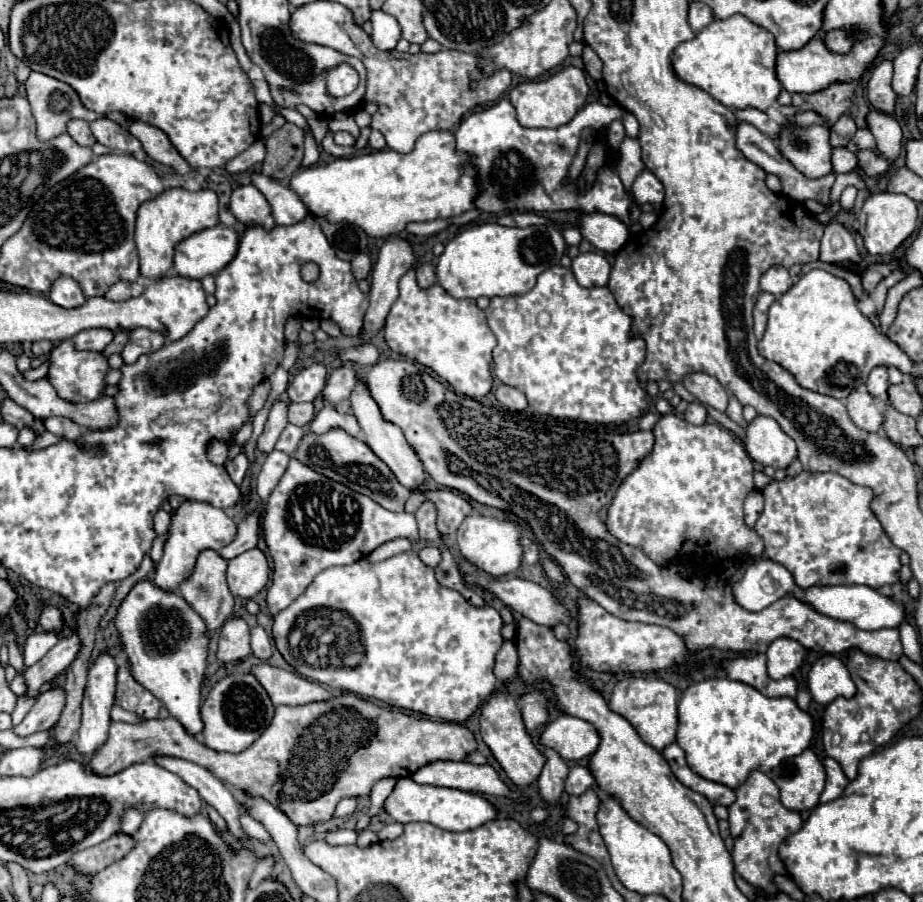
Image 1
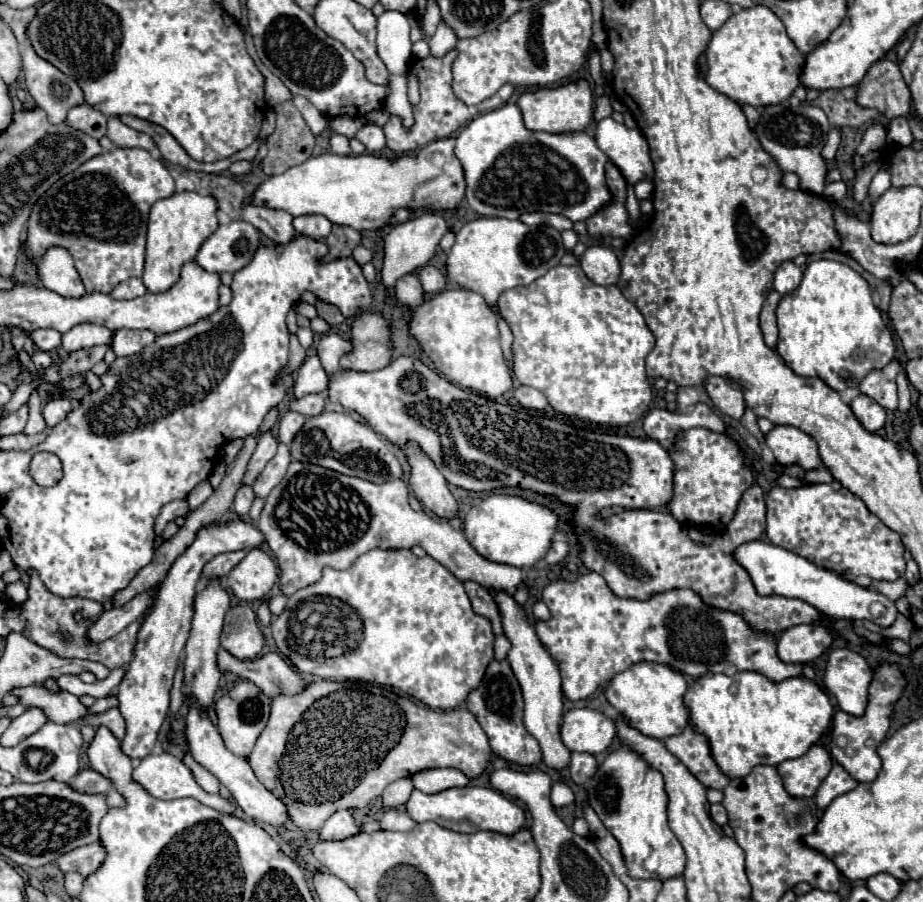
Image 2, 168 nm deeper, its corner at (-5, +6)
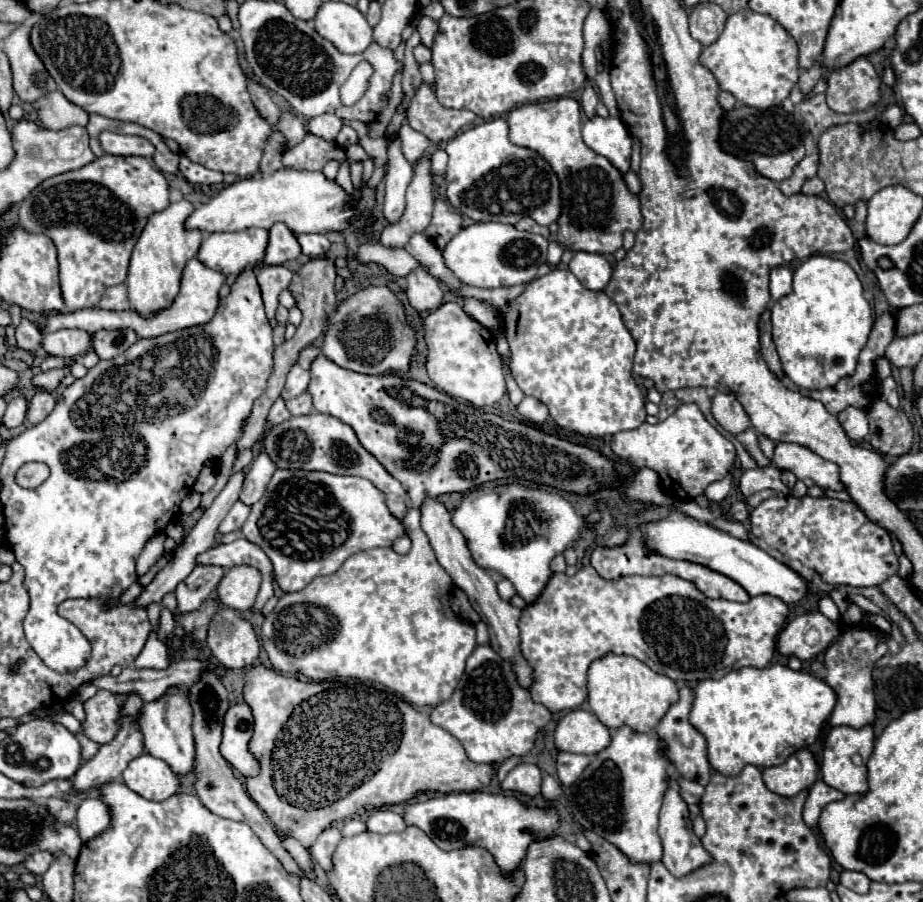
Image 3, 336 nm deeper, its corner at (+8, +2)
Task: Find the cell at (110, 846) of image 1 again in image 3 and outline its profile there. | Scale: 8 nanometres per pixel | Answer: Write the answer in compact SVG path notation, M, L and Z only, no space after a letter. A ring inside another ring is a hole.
M42 850L30 854L30 858L26 858L26 862L22 862L22 866L32 874L44 874L50 864L52 864L52 854L42 852Z

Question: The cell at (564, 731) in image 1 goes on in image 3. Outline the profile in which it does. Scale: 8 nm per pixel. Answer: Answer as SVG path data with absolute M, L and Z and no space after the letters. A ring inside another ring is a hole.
M586 710L568 712L556 726L554 744L558 750L574 754L598 754L610 744L610 730Z

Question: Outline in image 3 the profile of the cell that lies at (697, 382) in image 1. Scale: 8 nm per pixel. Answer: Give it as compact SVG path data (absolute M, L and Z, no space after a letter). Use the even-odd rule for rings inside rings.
M716 394L712 400L712 414L716 422L732 434L740 434L750 428L750 418L734 394Z

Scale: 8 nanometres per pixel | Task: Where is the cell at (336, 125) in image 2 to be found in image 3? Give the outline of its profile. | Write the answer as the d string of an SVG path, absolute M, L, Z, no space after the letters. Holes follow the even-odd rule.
M320 114L308 120L308 130L324 140L334 140L340 128L342 128L342 120L334 114Z

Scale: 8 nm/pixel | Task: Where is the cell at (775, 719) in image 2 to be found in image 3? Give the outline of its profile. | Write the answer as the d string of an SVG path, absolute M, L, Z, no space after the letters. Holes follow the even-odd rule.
M770 664L766 668L740 668L728 672L720 680L702 680L694 688L696 700L690 712L690 724L706 736L710 766L722 774L738 774L746 764L778 766L794 750L802 750L816 742L818 734L836 706L836 692L814 674L790 670L784 664Z

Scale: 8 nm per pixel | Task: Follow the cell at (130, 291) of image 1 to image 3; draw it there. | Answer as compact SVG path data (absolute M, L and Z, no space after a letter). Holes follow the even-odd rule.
M124 284L110 286L110 288L104 292L98 308L102 308L102 310L116 310L116 312L118 312L118 310L130 310L126 286L124 286Z

